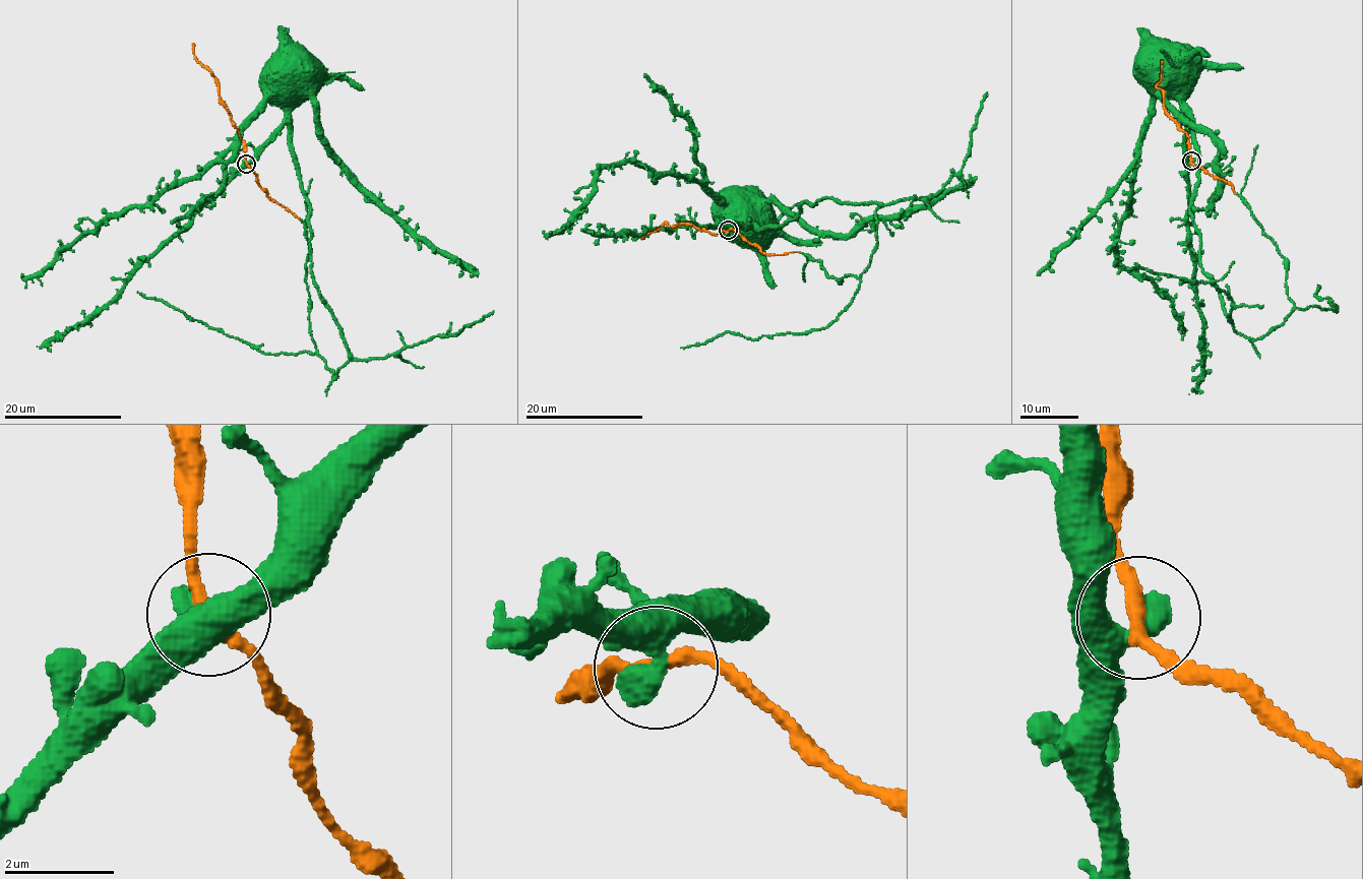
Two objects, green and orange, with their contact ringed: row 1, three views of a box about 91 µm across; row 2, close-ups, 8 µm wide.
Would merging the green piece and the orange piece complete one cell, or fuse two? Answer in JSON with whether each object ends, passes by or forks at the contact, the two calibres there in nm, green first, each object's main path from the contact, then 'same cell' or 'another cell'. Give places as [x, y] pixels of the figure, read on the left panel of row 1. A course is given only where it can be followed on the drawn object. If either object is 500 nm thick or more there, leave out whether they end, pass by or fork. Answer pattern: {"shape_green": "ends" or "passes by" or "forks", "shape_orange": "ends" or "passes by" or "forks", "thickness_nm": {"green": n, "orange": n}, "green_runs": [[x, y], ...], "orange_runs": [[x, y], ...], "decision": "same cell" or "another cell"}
{"shape_green": "passes by", "shape_orange": "passes by", "thickness_nm": {"green": 480, "orange": 240}, "green_runs": [[245, 163], [286, 124], [309, 205], [311, 277], [349, 359], [335, 377], [315, 352], [270, 355], [137, 292]], "orange_runs": [[247, 163], [244, 142], [221, 98], [219, 82], [195, 57], [192, 43]], "decision": "same cell"}

